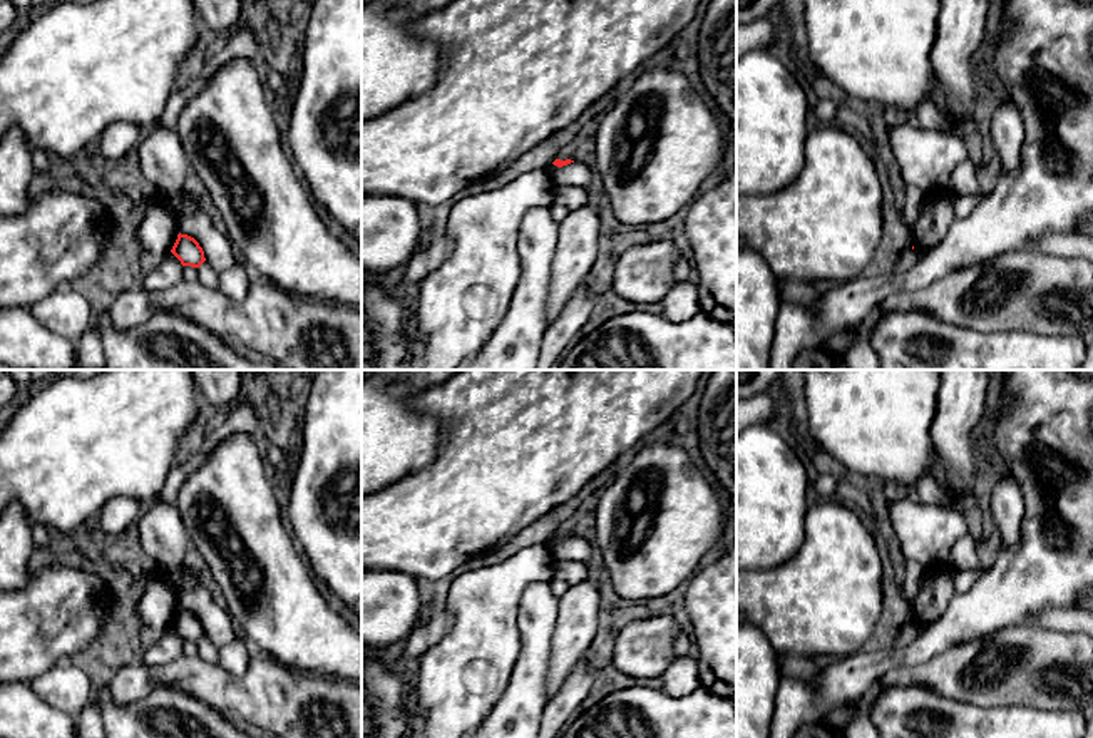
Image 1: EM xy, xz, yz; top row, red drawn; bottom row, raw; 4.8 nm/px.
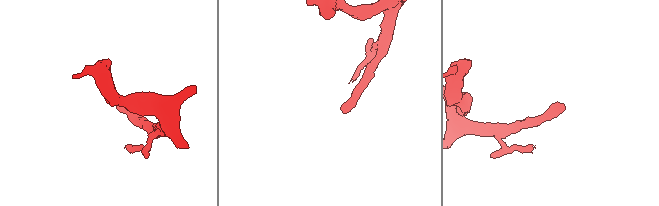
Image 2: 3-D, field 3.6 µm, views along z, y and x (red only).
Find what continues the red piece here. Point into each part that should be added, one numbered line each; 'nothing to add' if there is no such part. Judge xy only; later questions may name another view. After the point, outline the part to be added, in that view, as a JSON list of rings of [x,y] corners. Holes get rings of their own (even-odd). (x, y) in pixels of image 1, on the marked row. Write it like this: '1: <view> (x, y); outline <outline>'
nothing to add

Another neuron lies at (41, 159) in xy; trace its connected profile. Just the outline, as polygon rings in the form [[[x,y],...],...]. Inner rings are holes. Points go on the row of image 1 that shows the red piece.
[[[42,149],[32,151],[32,164],[33,164],[35,171],[40,171],[40,172],[55,172],[57,171],[55,161]]]

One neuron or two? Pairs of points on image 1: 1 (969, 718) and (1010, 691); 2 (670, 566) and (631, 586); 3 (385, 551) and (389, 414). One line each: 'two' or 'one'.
1: two
2: one
3: two

